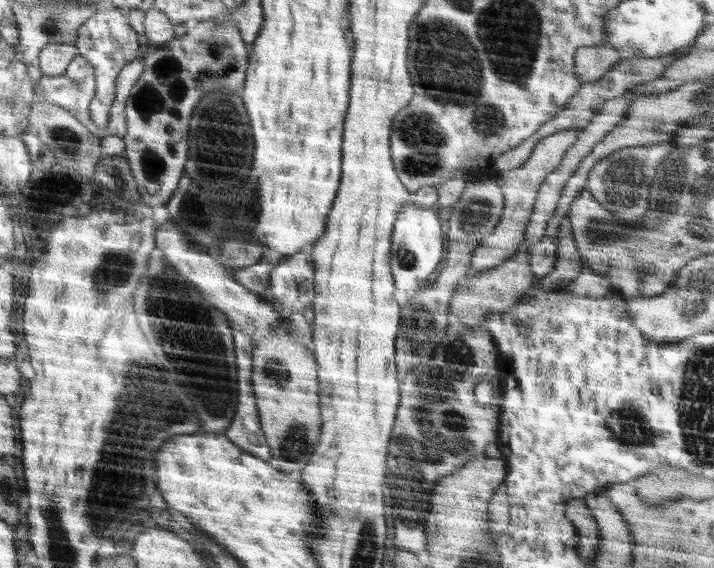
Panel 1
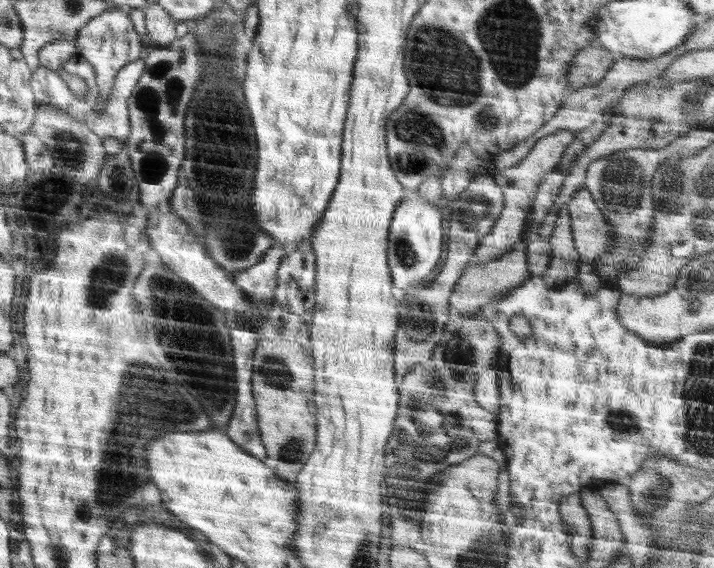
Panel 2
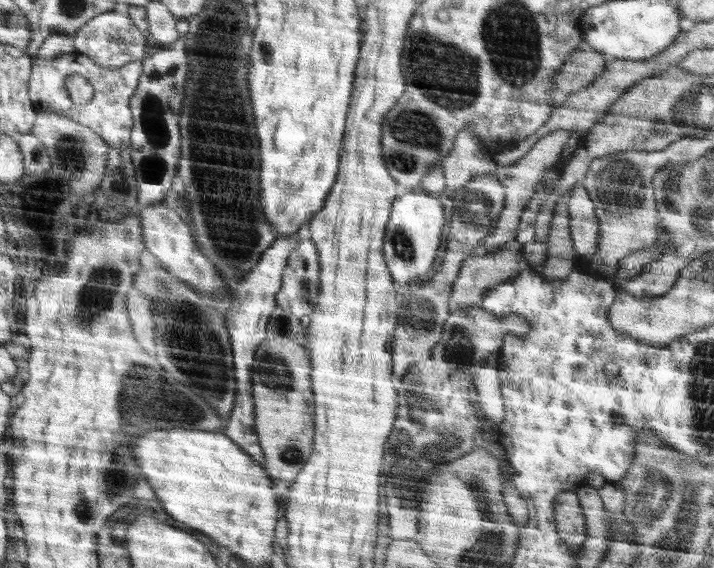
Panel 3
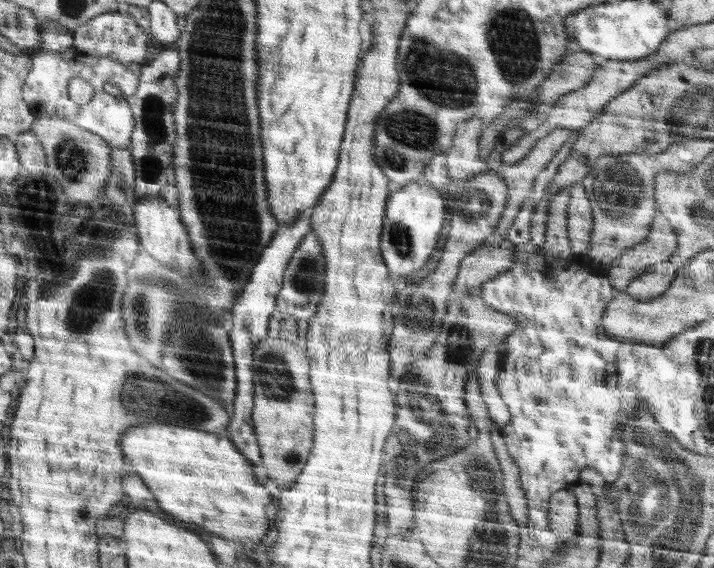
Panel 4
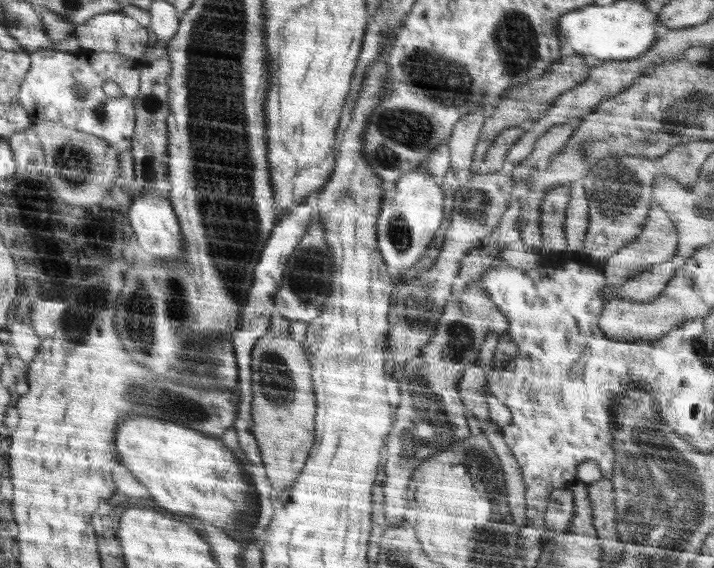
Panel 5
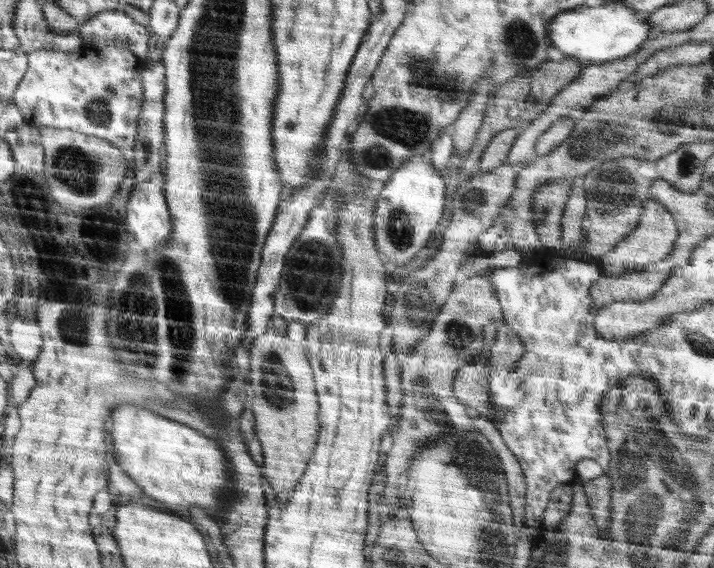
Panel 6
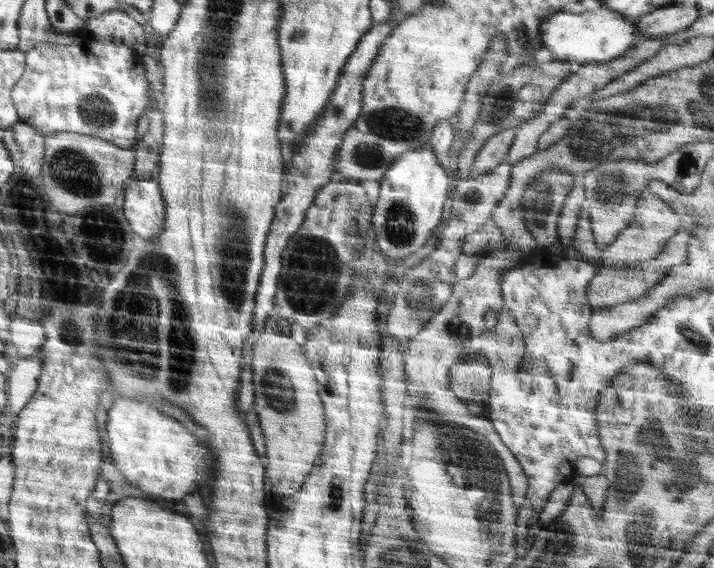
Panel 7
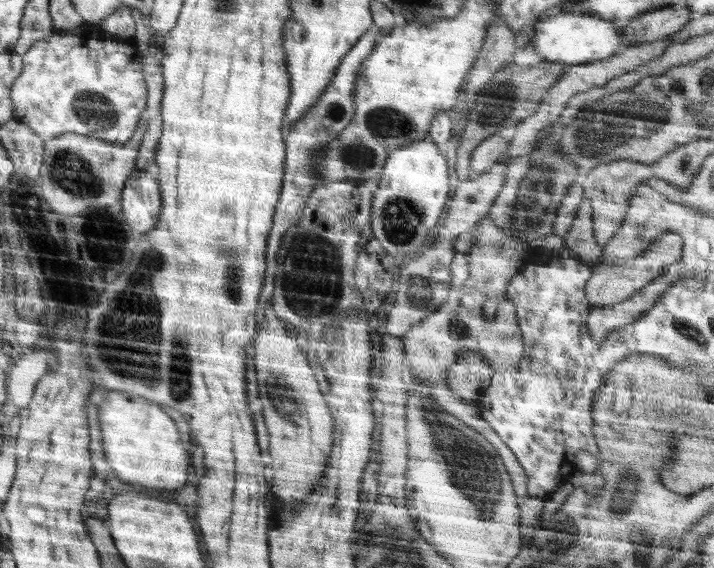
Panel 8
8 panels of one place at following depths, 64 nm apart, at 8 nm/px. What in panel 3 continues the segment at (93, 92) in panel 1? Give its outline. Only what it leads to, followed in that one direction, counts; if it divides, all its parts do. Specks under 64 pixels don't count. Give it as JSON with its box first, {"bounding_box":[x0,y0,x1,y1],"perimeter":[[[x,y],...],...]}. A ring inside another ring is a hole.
{"bounding_box":[31,50,143,149],"perimeter":[[[78,50],[64,53],[55,59],[40,58],[35,64],[31,76],[31,97],[37,111],[57,112],[66,114],[72,120],[93,128],[103,136],[114,149],[128,149],[131,146],[131,128],[133,116],[131,115],[129,100],[137,89],[137,84],[142,74],[143,61],[132,61],[122,68],[109,69],[100,66],[96,59]],[[72,74],[81,74],[89,79],[94,86],[95,95],[85,105],[77,105],[68,95],[66,80]]]}

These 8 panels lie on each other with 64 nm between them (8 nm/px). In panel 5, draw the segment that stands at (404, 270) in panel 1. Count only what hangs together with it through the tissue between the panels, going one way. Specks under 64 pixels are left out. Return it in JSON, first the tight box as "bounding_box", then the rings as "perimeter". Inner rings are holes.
{"bounding_box":[378,167,444,270],"perimeter":[[[425,167],[404,173],[391,189],[384,188],[383,194],[378,220],[379,249],[387,262],[388,270],[406,270],[426,252],[428,244],[442,224],[444,194]]]}

